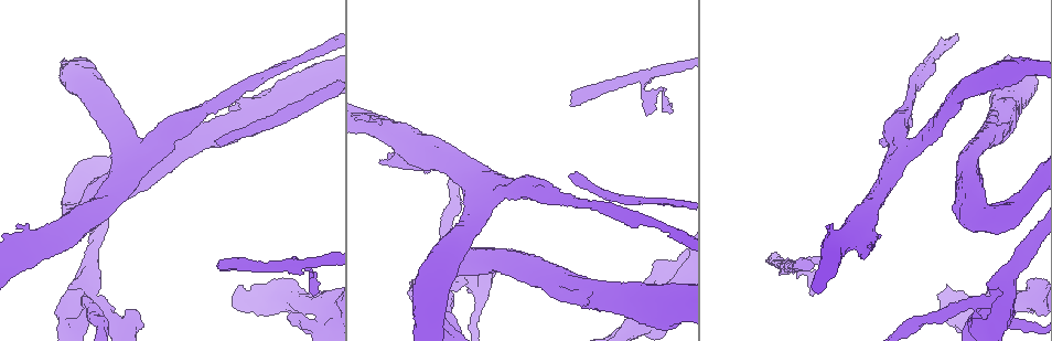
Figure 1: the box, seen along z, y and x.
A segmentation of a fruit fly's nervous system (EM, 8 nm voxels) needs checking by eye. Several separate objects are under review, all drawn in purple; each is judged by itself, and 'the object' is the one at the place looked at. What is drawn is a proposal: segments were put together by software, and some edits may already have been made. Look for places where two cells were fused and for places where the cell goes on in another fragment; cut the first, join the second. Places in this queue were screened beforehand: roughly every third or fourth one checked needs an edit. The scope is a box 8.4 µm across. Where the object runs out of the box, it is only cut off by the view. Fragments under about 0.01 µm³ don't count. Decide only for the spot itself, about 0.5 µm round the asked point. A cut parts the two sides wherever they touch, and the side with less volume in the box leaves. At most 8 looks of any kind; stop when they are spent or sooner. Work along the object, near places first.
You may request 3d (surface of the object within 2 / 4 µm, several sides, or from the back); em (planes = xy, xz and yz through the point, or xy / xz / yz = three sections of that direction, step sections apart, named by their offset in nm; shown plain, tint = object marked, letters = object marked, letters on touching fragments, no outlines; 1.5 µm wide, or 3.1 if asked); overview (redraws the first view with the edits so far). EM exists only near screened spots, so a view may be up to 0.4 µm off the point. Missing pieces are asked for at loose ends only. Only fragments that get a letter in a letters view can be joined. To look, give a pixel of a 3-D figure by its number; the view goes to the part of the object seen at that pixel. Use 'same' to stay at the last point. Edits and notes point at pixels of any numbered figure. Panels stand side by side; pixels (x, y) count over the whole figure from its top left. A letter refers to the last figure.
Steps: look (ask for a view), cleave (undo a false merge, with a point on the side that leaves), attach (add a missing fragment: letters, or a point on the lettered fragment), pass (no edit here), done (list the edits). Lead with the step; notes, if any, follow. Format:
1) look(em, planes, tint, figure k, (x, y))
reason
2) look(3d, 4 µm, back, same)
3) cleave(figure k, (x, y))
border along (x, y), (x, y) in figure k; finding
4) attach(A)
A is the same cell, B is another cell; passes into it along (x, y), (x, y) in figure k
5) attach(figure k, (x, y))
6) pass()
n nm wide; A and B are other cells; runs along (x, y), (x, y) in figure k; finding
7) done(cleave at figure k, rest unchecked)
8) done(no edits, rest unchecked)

look(em, planes, letters, figure 1, (538, 257))
free end

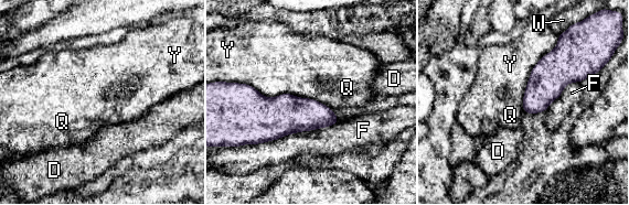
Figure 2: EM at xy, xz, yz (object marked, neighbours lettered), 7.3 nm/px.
pass()
F touches over 700 nm; D, F, Q, W and Y are other cells; none of them fits

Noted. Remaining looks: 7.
look(em, xy, step 8, plain, figure 1, (220, 260))

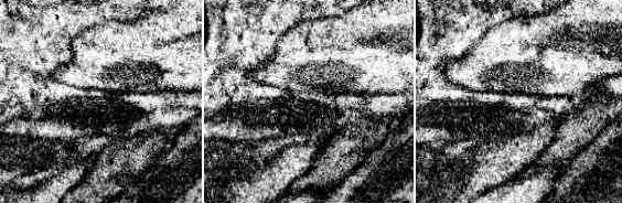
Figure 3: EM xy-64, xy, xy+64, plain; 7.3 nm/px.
look(em, xy, step 8, letters, same)
what lies round it

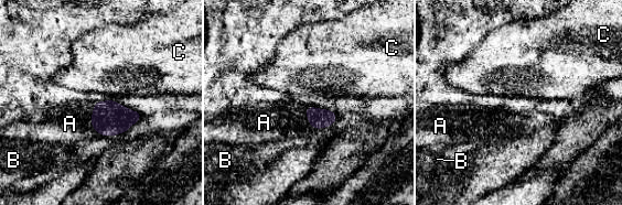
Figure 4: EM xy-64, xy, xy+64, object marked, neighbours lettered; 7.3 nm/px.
attach(A)
A is the same cell, B and C are other cells; passes into it along (109, 118), (102, 135), (70, 123) in figure 4; the cell continues

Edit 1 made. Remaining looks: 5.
look(overview)
redraw

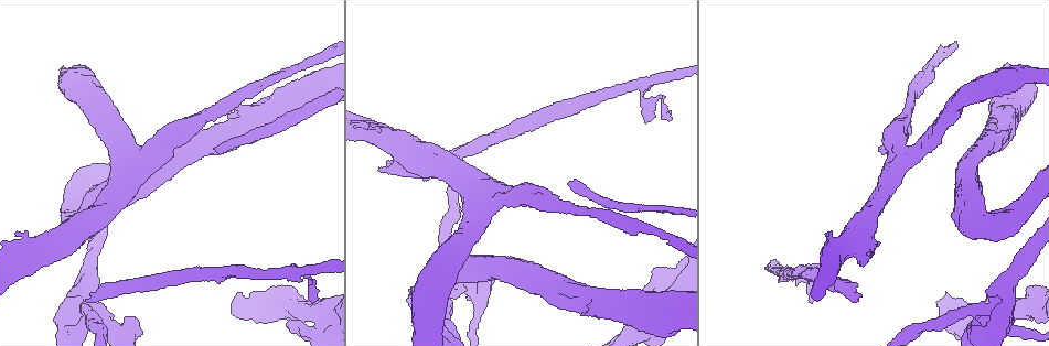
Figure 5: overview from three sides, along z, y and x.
look(3d, 2 µm, figure 5, (809, 300))
free end

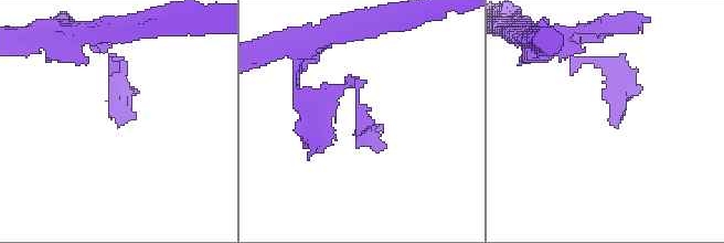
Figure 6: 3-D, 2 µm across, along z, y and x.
look(em, xz, step 8, plain, figure 6, (123, 123))
need the tissue

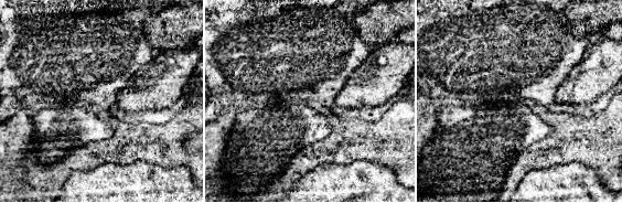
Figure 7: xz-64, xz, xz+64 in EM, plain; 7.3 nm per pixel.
look(em, xz, step 8, letters, same)
what lies round it

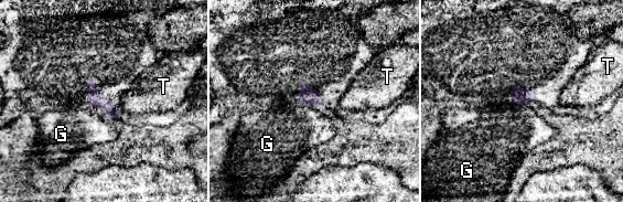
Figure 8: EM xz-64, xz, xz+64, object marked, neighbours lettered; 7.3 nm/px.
pass()
120 nm wide; G and T are other cells; border along (511, 102), (526, 105) in figure 8; none of them fits

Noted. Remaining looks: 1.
done(attach at figure 4, rest unchecked)

